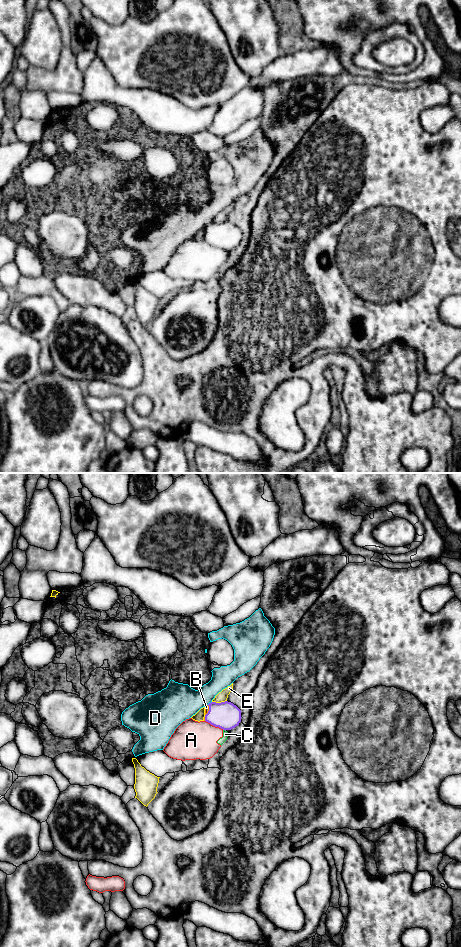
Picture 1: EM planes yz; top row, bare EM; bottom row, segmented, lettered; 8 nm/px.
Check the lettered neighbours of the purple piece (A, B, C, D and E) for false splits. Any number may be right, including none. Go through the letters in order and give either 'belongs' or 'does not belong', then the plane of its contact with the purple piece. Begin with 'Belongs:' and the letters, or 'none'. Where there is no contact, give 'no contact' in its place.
Belongs: B
A: does not belong; meets purple in yz
B: belongs; meets purple in yz
C: does not belong; meets purple in yz
D: does not belong; meets purple in yz
E: does not belong; meets purple in yz

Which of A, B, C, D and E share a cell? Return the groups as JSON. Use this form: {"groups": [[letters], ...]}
{"groups": [["A", "C"], ["B"], ["D"], ["E"]]}

